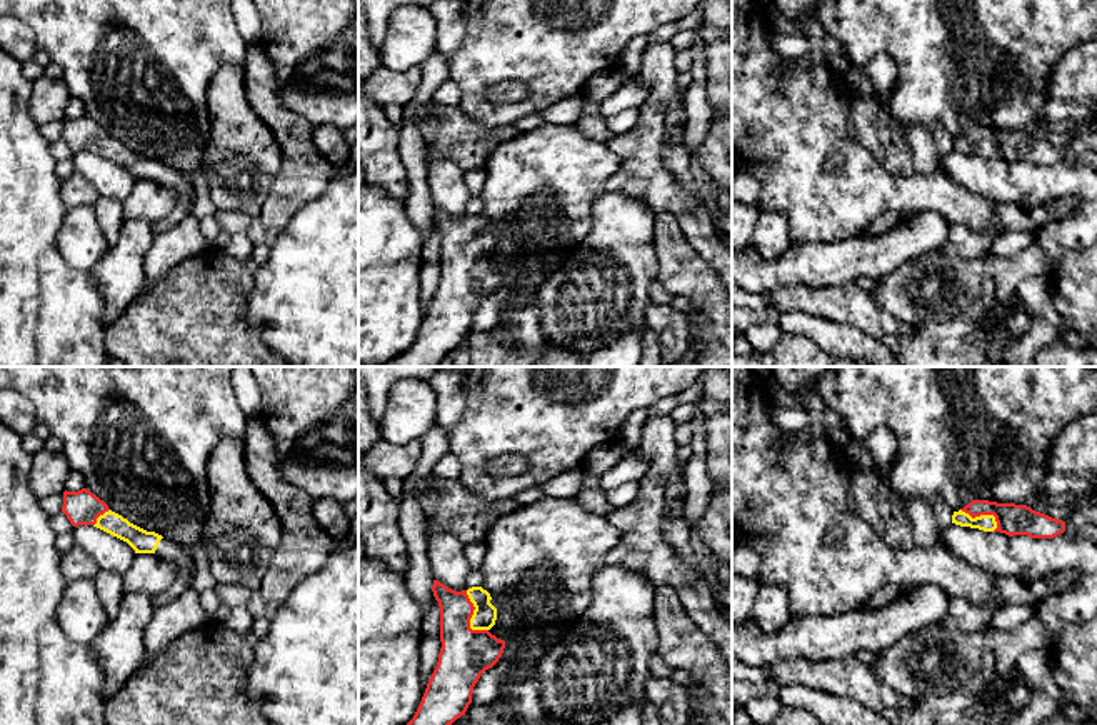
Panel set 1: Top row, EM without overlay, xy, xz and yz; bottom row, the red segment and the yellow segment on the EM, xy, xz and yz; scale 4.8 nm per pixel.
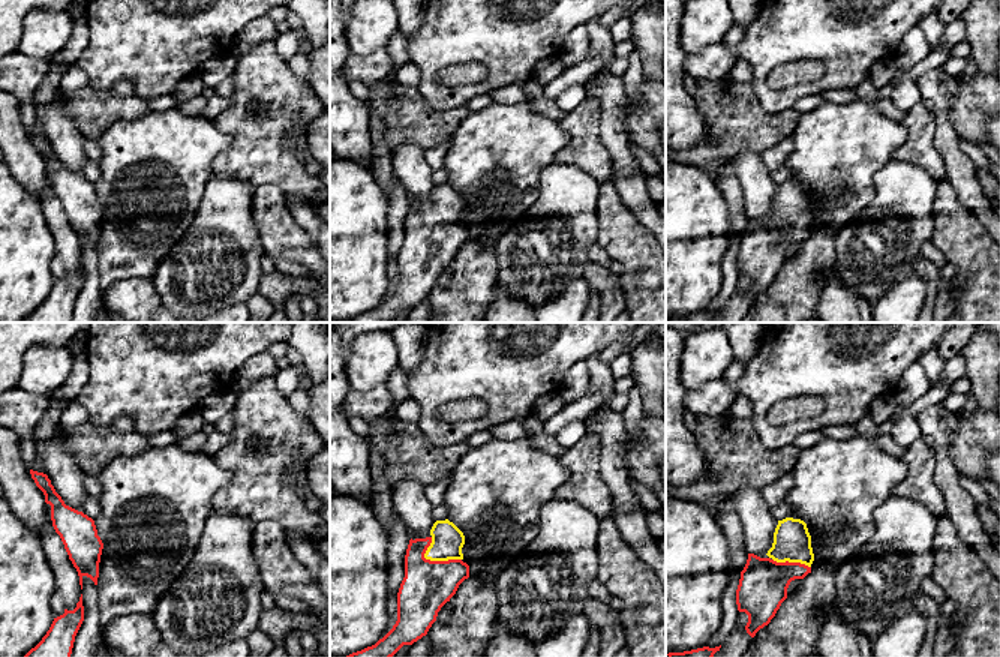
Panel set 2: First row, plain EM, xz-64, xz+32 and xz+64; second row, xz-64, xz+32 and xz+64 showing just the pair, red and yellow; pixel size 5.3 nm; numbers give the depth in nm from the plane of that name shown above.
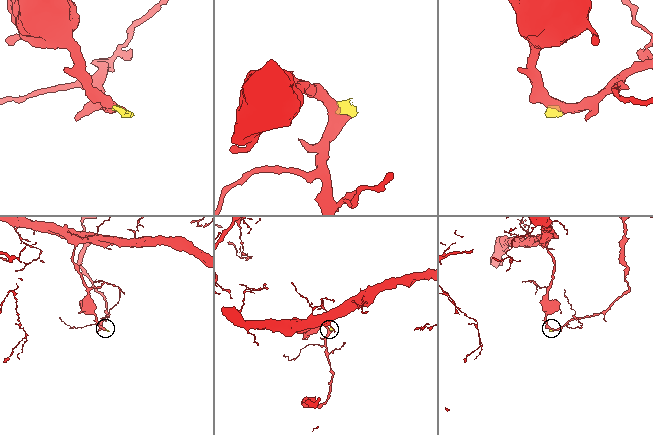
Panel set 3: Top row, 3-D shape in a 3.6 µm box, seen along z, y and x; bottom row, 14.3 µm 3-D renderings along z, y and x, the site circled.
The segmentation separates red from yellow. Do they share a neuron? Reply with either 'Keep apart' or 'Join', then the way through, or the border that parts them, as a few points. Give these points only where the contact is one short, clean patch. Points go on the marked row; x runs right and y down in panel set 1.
Join. Path across: xz (465, 654), (470, 617), (484, 617)

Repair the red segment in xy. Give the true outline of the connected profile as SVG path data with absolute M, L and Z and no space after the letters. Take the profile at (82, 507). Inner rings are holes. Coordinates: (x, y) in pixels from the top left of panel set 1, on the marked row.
M90 490L63 492L62 512L73 527L93 525L123 542L127 542L135 553L155 553L160 558L173 562L180 572L193 573L195 563L180 545L163 538L155 532L147 532L130 523L122 515L112 512L108 505L93 495Z

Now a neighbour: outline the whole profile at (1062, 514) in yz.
M1044 503L1032 505L1030 508L1062 522L1065 522L1072 513L1072 510L1067 507L1055 507L1055 505L1044 505Z

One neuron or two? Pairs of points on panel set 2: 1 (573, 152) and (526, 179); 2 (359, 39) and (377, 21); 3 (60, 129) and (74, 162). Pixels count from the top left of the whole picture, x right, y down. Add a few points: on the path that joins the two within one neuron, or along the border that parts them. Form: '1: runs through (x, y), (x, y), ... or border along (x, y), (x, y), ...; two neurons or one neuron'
1: border along (561, 126), (568, 134), (568, 141), (553, 161); two neurons
2: runs through (363, 35), (372, 26); one neuron
3: runs through (65, 137), (72, 155); one neuron

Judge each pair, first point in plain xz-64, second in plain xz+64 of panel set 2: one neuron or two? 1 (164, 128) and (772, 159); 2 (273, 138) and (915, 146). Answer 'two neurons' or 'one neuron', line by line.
1: two neurons
2: one neuron

